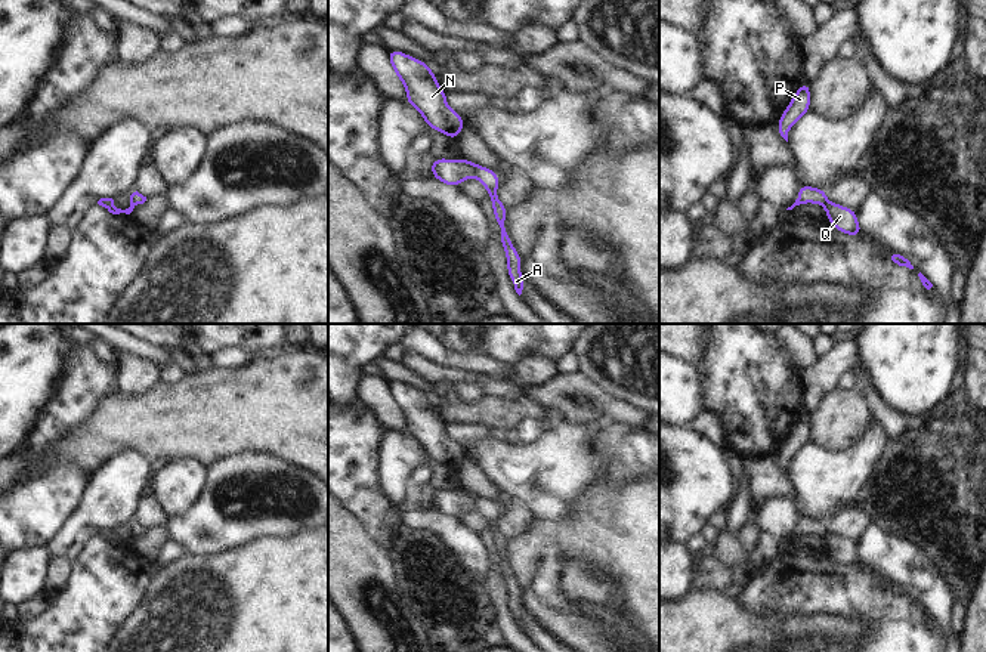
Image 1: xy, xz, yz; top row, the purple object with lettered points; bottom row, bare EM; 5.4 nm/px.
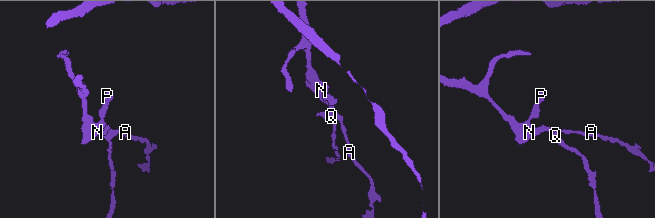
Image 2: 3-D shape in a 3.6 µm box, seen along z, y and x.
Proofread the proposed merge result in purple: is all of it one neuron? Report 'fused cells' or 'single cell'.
fused cells

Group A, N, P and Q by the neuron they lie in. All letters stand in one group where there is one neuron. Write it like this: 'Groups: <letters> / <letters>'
Groups: A N P / Q

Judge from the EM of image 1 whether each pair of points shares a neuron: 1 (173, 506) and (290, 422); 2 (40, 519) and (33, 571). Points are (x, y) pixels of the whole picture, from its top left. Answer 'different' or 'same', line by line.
1: different
2: different

